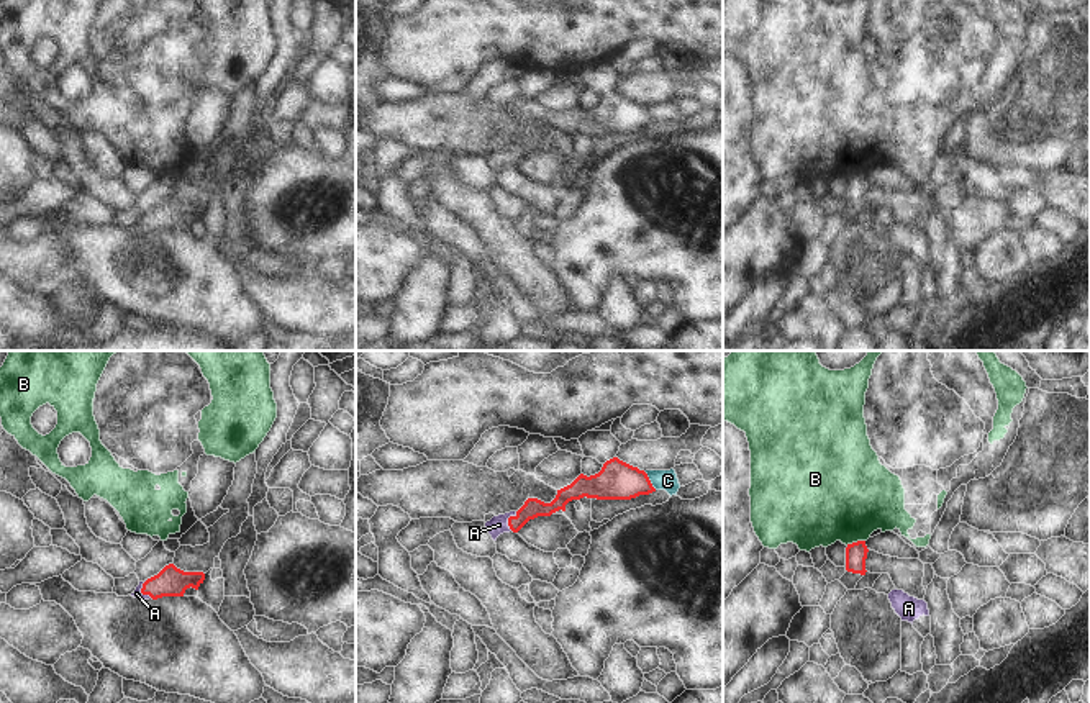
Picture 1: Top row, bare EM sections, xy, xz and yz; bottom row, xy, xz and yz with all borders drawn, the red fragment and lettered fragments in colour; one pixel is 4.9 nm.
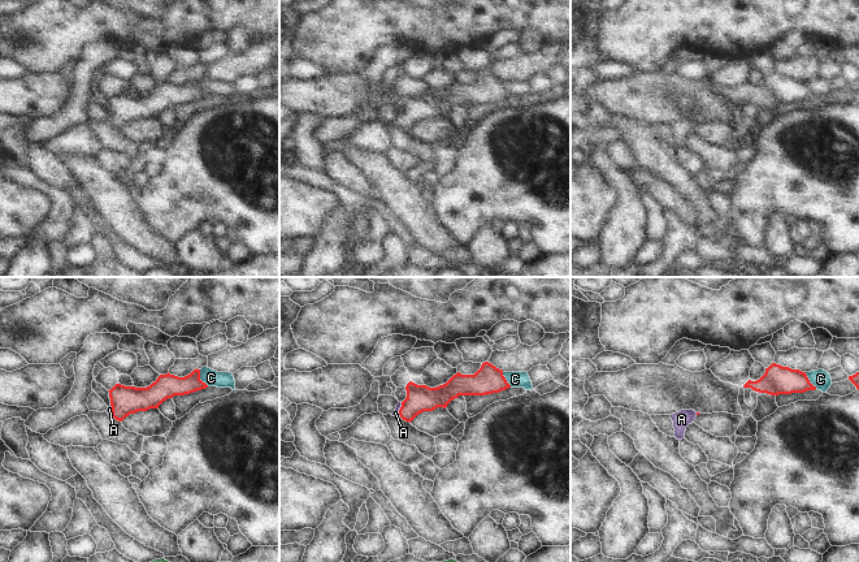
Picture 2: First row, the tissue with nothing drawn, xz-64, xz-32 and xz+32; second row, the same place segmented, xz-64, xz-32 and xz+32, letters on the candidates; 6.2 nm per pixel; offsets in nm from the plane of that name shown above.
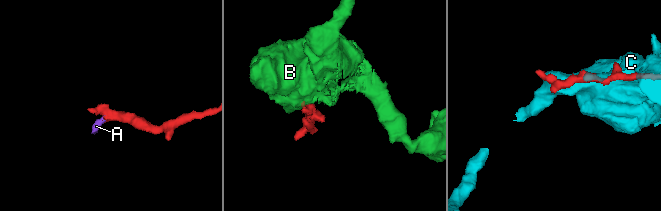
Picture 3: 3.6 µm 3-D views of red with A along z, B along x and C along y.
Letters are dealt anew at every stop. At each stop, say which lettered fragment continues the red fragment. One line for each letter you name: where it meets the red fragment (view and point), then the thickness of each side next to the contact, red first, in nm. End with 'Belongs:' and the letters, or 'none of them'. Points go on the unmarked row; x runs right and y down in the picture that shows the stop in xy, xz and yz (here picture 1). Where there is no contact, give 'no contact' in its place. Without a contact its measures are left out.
A: meets red in xz at (508, 153); 90 nm thick on the red side, 90 nm on the other
Belongs: A

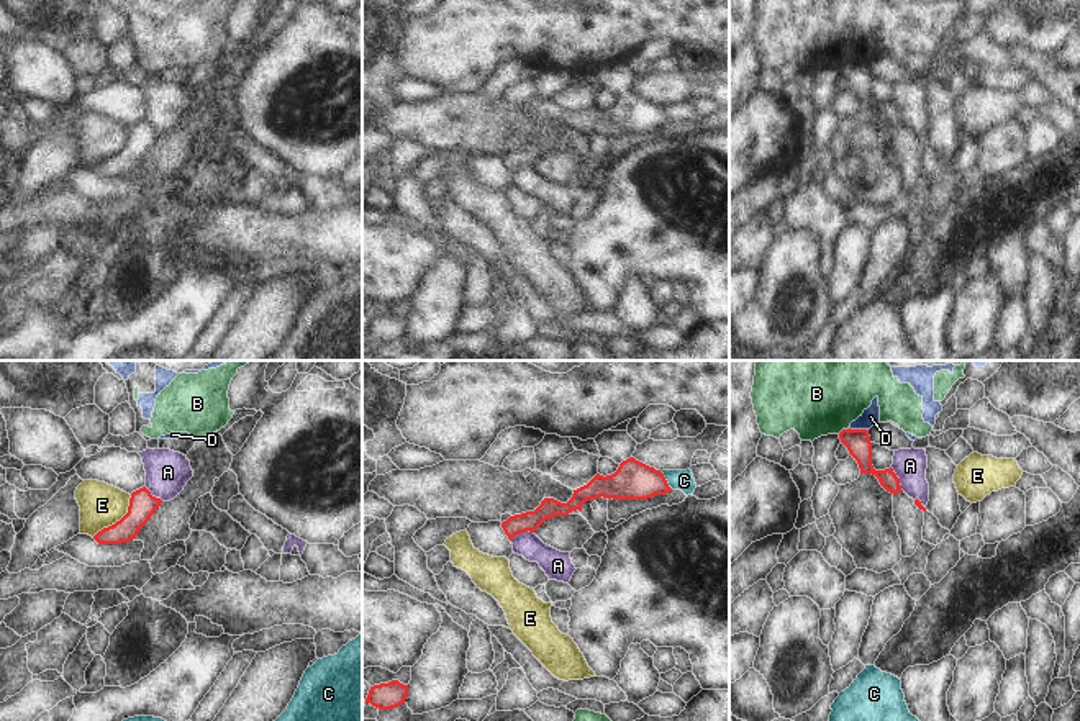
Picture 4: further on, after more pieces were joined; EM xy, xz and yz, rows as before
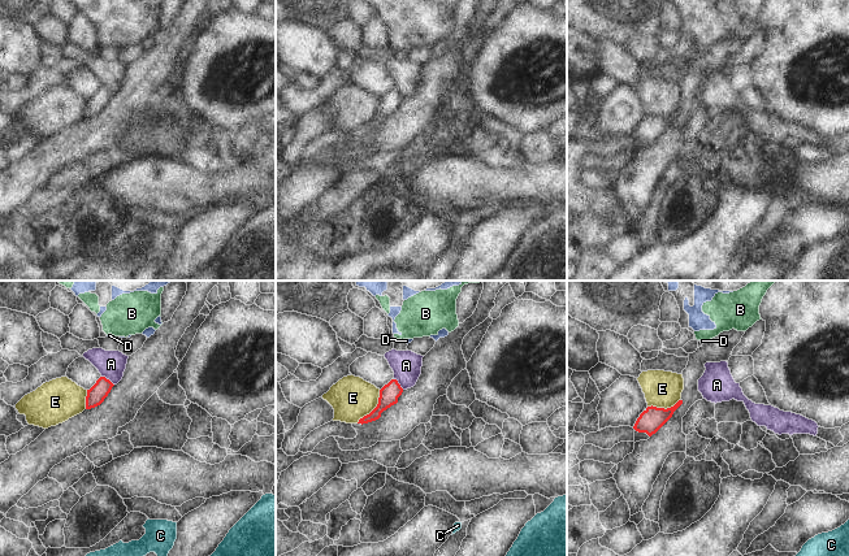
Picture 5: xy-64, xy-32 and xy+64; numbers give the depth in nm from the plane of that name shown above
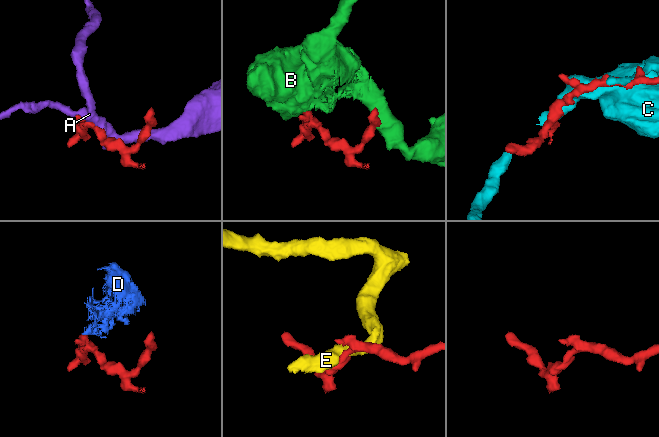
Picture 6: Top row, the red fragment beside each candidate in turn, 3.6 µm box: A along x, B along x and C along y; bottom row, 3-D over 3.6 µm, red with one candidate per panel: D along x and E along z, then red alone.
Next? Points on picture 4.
Belongs: none of them

